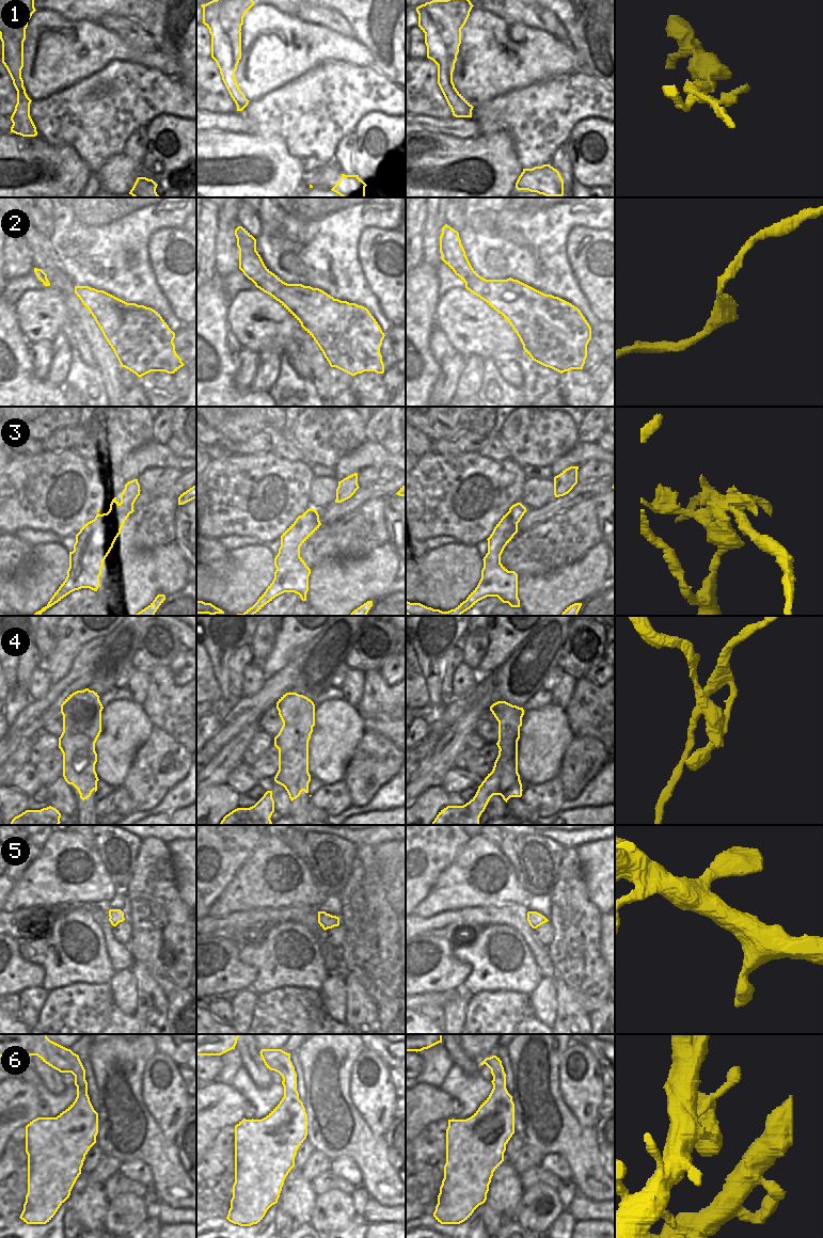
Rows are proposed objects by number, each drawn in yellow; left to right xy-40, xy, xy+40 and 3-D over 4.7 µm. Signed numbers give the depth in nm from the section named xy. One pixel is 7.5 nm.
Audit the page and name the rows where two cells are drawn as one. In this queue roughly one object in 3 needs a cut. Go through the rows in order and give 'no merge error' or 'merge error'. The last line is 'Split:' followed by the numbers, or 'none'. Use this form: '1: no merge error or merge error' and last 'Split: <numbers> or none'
1: merge error
2: no merge error
3: merge error
4: merge error
5: merge error
6: no merge error
Split: 1, 3, 4, 5

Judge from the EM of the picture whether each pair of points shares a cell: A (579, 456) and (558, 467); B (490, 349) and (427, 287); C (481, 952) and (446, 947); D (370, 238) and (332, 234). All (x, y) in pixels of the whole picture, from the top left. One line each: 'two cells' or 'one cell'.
A: one cell
B: two cells
C: two cells
D: two cells

